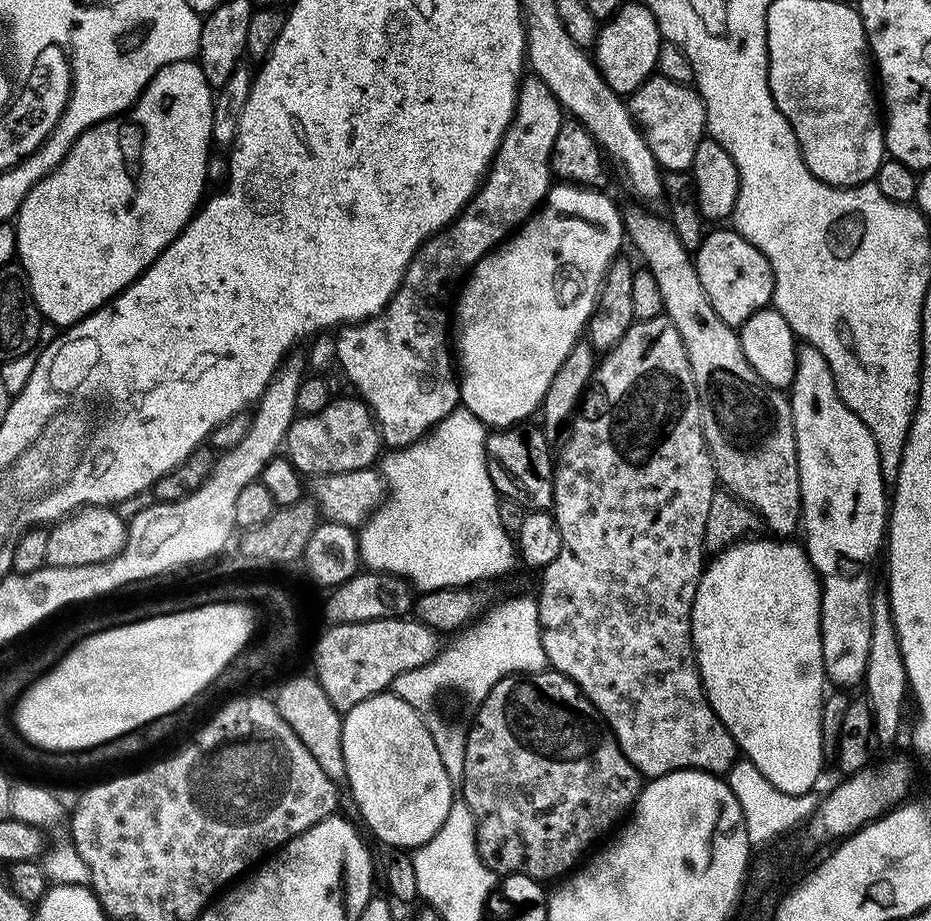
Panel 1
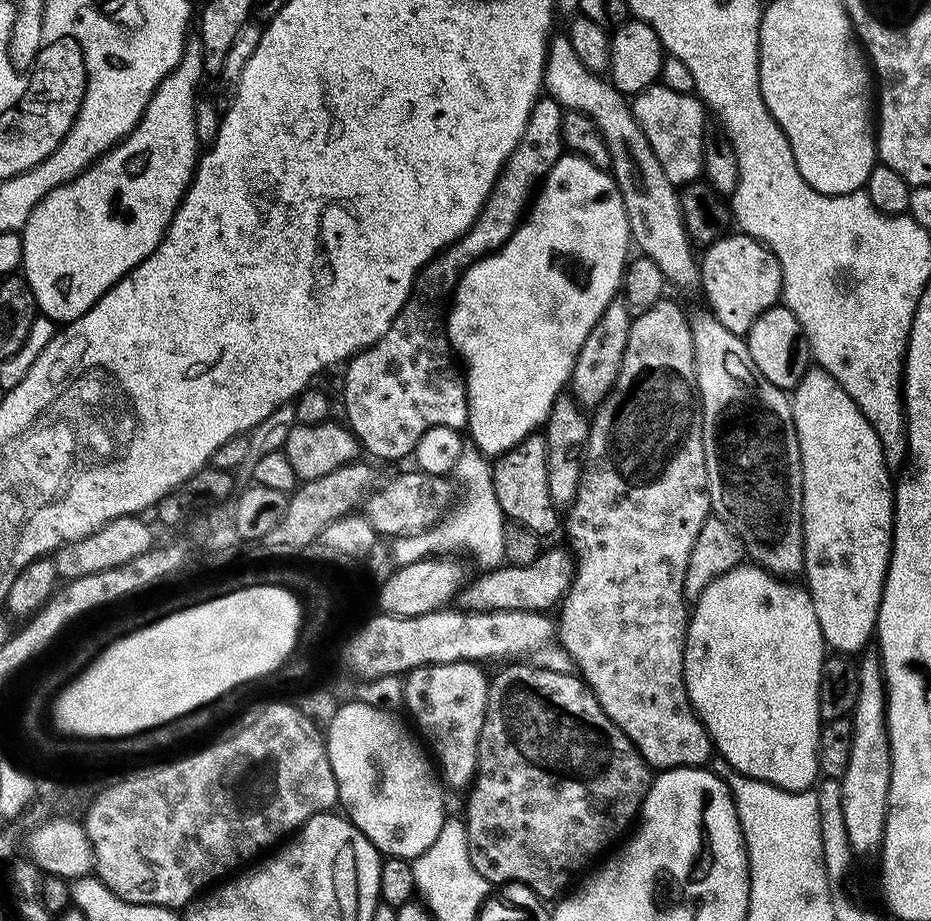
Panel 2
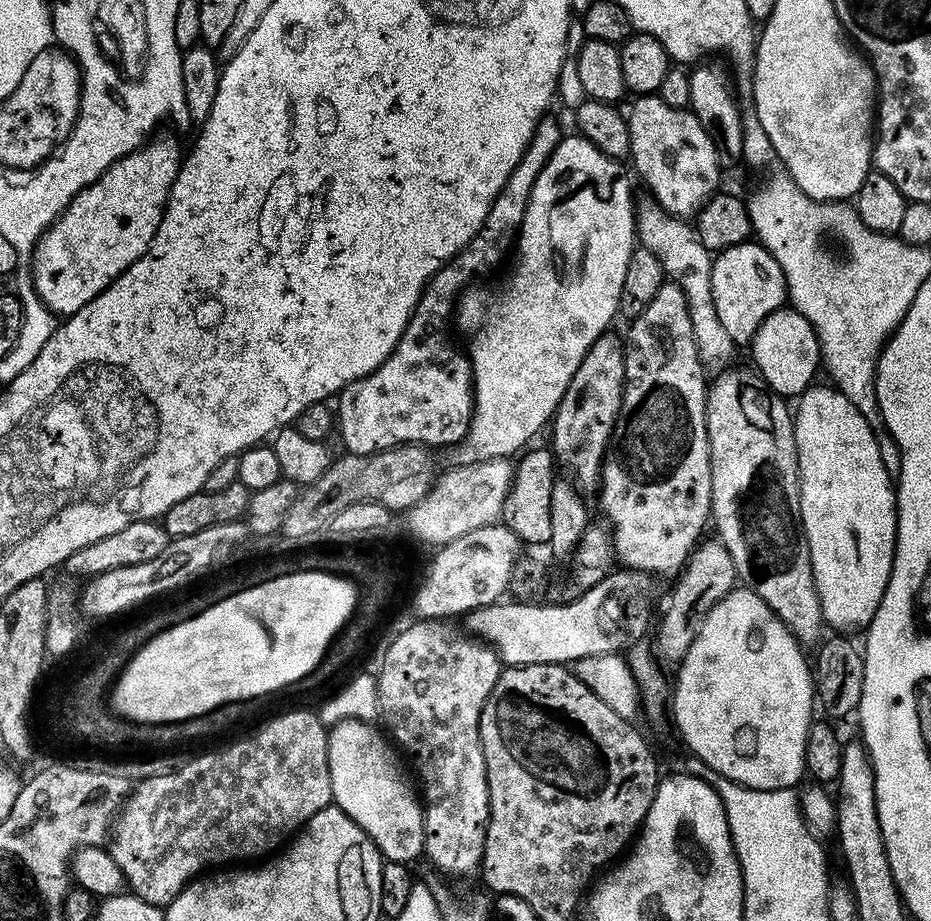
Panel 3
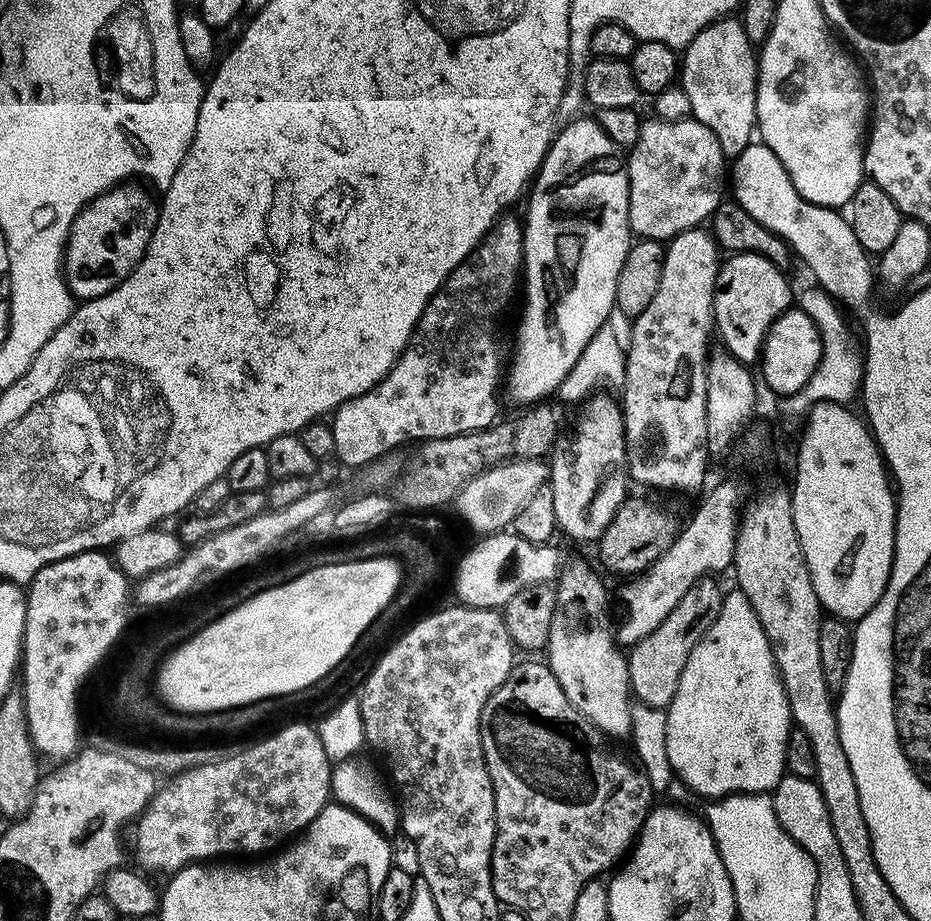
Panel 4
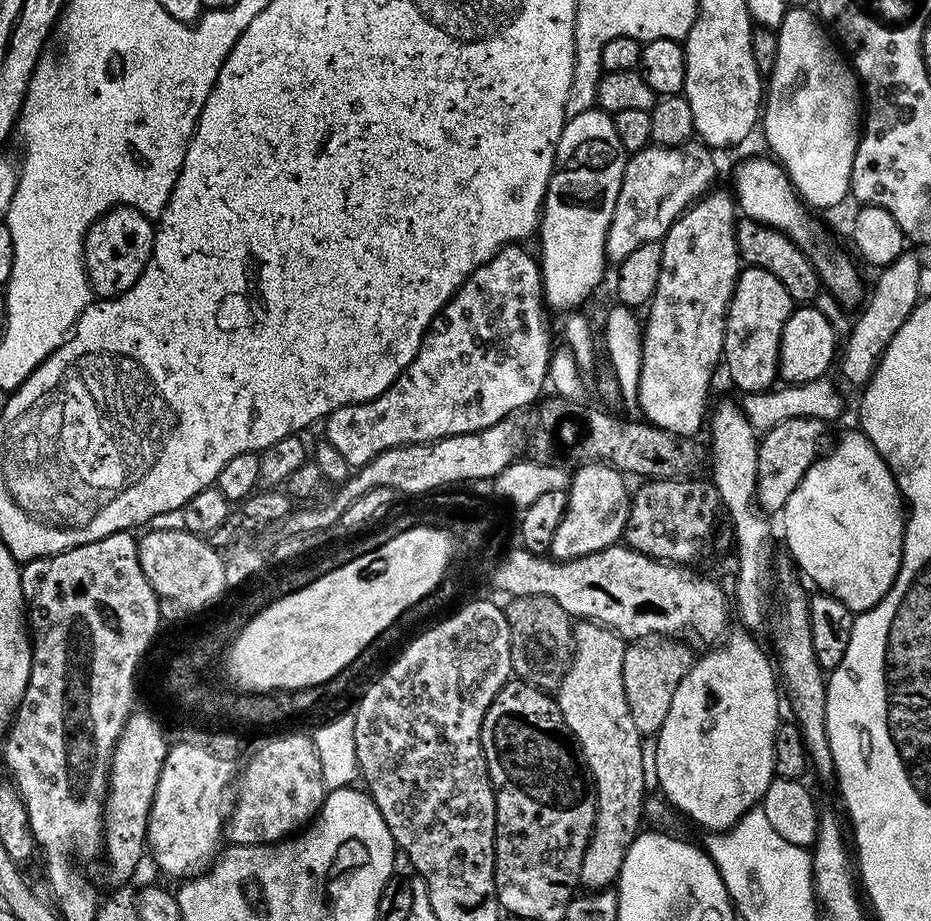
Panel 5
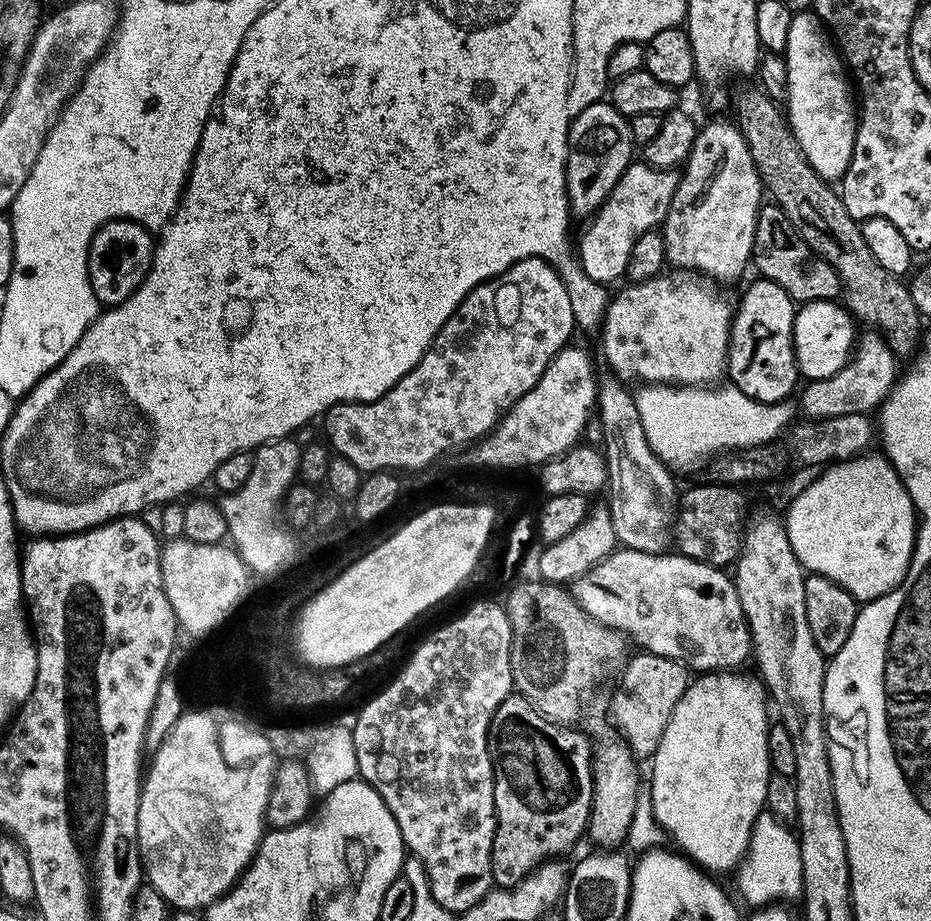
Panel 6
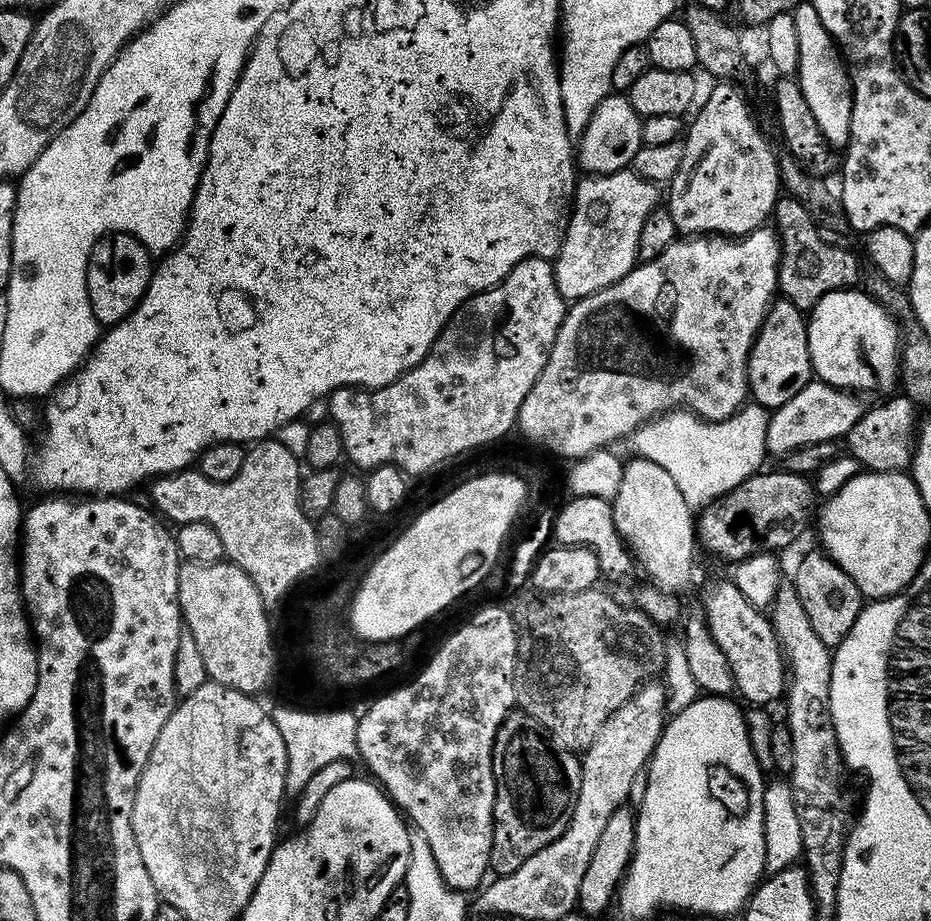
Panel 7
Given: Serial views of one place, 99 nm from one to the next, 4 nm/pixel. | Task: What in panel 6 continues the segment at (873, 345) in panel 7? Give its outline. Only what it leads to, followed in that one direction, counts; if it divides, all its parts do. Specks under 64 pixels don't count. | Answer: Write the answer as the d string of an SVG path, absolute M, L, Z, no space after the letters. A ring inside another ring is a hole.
M831 300L800 304L794 318L794 354L799 375L805 381L828 380L846 366L858 339L858 328L847 308Z

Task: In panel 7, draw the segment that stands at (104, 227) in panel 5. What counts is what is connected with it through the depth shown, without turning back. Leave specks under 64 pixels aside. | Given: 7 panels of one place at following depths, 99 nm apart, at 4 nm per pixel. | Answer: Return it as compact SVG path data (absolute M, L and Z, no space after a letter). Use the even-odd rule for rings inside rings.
M110 232L97 240L92 248L86 270L88 297L92 307L92 318L97 325L111 326L122 322L140 305L146 294L146 286L152 277L154 256L134 238L125 232Z

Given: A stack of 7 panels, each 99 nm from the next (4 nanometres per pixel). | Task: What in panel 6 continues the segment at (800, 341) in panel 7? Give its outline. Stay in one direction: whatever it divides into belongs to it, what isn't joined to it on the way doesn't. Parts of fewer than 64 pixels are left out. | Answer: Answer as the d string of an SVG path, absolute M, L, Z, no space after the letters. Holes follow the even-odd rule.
M756 278L756 281L741 294L740 305L737 303L734 308L732 330L728 333L728 366L726 376L727 379L732 379L729 380L731 387L742 390L742 394L746 394L746 398L754 398L754 402L762 402L763 404L783 404L789 399L788 395L792 391L794 391L793 393L797 391L796 380L798 381L798 369L796 366L796 355L794 354L794 318L796 317L797 307L797 301L792 300L790 294L786 294L786 290L782 290L782 286L778 286L778 282L774 282L773 280Z

